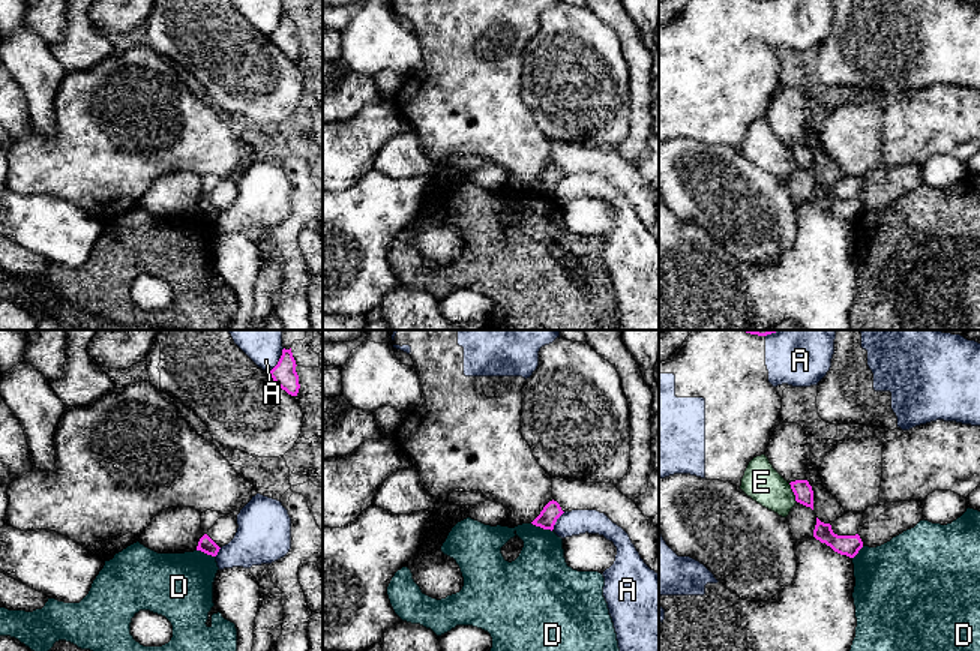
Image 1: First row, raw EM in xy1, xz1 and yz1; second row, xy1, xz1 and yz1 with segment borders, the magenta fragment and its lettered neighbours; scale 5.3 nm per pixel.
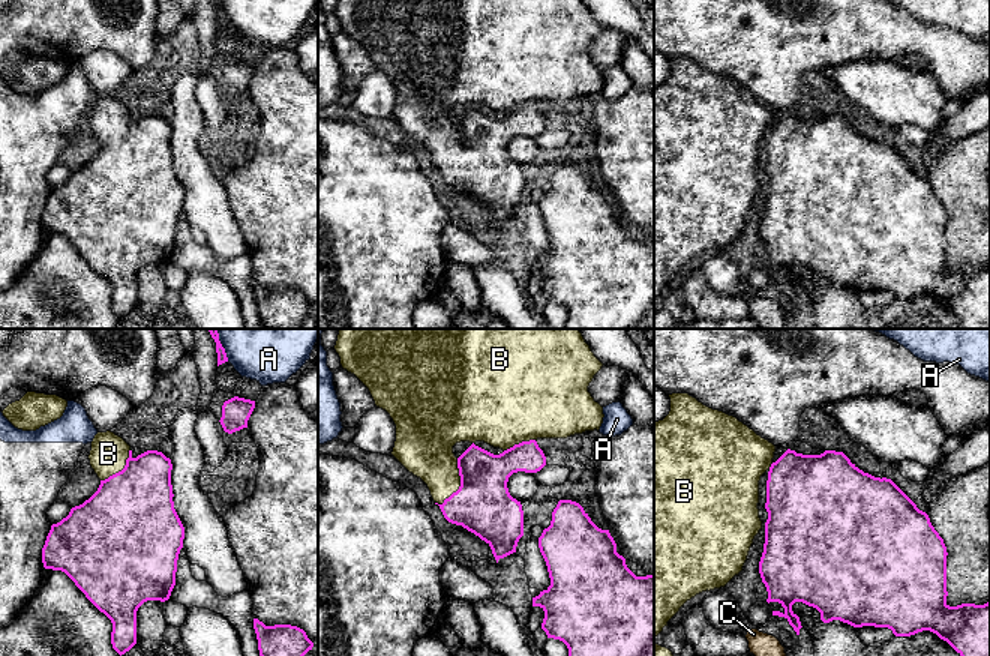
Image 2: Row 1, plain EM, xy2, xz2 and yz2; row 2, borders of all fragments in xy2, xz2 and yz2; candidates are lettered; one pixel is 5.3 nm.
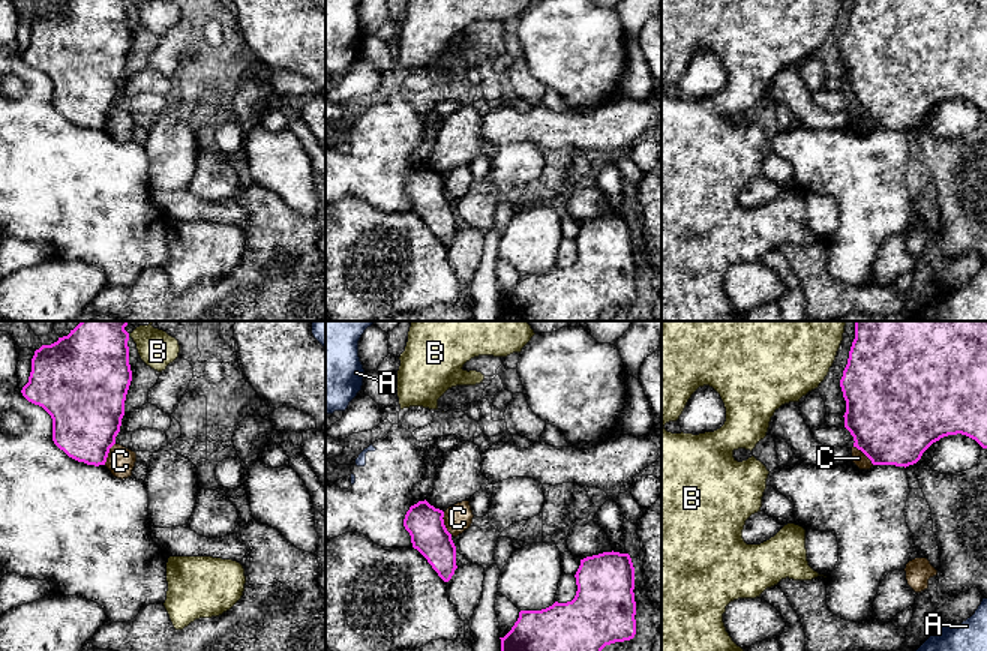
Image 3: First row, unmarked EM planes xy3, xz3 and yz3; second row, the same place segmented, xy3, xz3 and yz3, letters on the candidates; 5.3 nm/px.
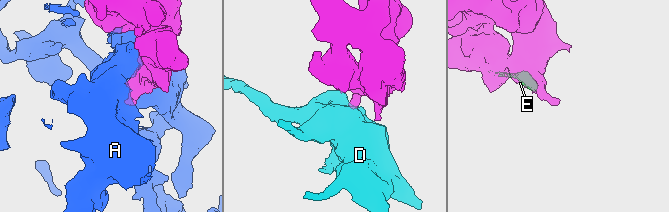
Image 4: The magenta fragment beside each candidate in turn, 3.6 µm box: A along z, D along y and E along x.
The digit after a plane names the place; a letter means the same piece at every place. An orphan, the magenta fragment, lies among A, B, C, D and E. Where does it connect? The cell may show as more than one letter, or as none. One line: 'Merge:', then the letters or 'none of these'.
Merge: B

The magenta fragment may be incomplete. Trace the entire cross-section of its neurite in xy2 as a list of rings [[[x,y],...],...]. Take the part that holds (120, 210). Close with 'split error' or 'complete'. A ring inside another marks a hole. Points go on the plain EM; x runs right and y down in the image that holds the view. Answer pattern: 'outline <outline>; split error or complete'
outline [[[111,95],[98,96],[92,105],[90,129],[100,143],[98,155],[52,188],[42,212],[45,233],[64,236],[86,261],[112,287],[111,308],[122,320],[136,308],[136,275],[147,264],[165,266],[176,249],[177,224],[183,212],[184,191],[174,173],[171,123],[147,114],[136,122],[130,110]]]; split error

